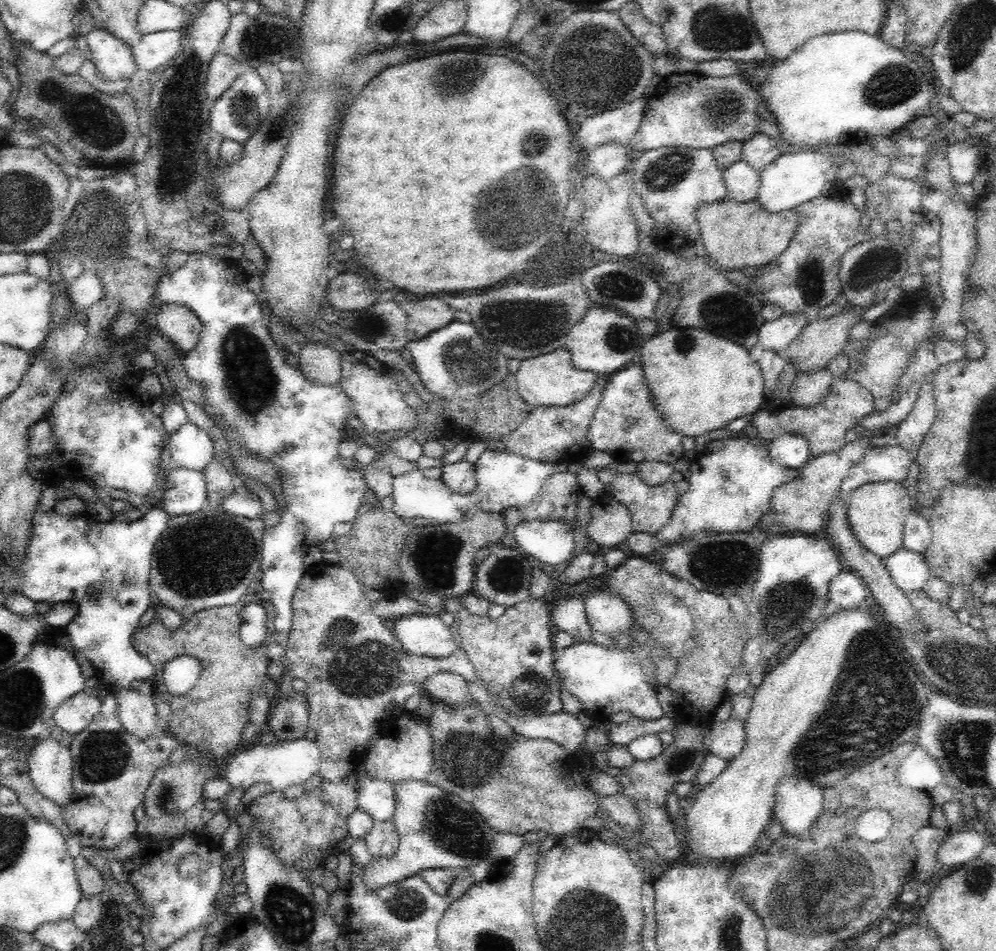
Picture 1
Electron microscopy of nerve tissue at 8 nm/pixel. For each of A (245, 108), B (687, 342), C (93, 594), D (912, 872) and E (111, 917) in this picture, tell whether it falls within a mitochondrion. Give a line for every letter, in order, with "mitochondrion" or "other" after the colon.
A: mitochondrion
B: mitochondrion
C: other
D: other
E: other

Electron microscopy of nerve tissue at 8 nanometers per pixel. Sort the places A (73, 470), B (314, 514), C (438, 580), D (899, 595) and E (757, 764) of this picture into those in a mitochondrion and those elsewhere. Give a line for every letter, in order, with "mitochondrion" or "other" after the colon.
A: other
B: other
C: mitochondrion
D: other
E: other

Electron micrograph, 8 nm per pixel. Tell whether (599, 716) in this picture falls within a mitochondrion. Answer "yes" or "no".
no

